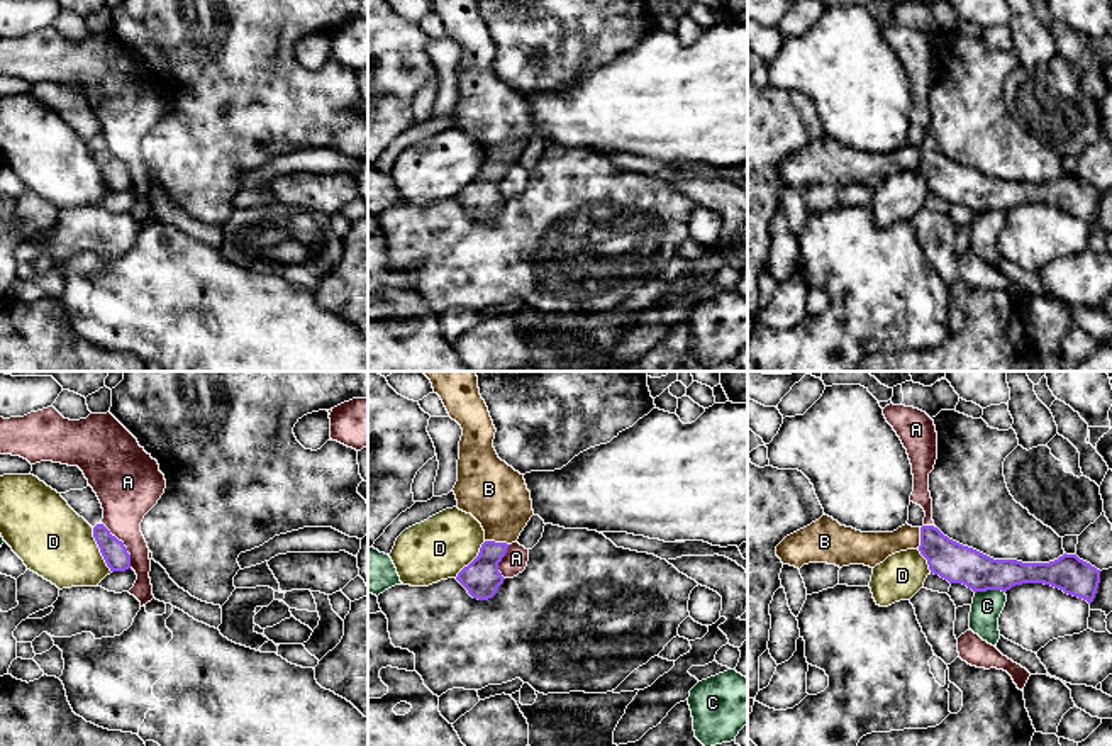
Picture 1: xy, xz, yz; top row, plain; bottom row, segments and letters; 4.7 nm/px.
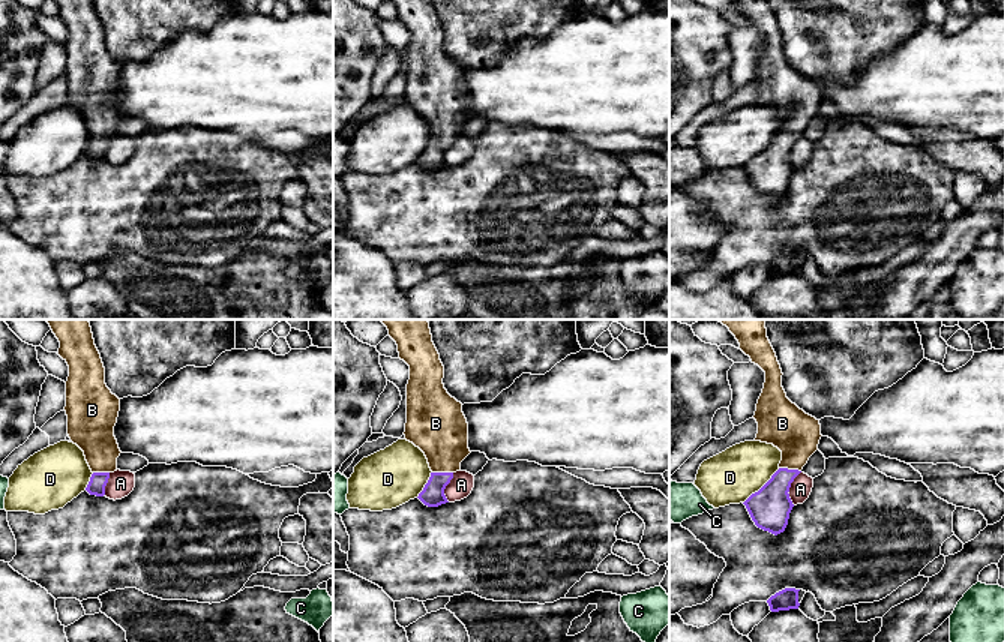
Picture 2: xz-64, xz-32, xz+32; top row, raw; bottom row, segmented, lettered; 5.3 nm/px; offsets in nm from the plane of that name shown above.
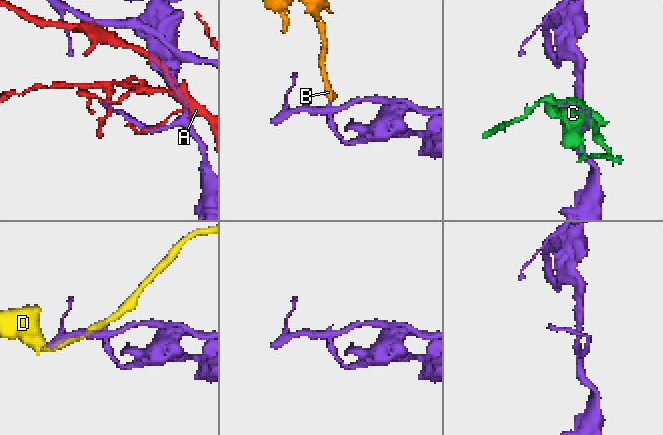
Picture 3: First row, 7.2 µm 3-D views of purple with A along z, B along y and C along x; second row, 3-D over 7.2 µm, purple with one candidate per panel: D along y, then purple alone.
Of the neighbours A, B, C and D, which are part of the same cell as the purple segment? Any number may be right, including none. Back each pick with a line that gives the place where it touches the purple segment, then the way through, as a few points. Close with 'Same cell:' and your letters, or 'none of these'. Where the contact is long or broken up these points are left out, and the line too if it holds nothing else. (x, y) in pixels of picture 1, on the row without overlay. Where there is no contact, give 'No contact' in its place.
B: Touches purple at xz (497, 163). Path across: xz (482, 199), (485, 183), (497, 163), (495, 114)
Same cell: B

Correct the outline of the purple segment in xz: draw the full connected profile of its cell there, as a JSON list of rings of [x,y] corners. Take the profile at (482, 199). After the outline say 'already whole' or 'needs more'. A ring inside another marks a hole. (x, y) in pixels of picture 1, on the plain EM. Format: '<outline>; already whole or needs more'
[[[431,0],[463,56],[458,102],[453,109],[458,129],[471,134],[485,151],[478,176],[456,200],[473,219],[488,220],[503,203],[498,183],[534,136],[524,95],[502,81],[493,68],[495,46],[480,15],[478,0]]]; needs more

